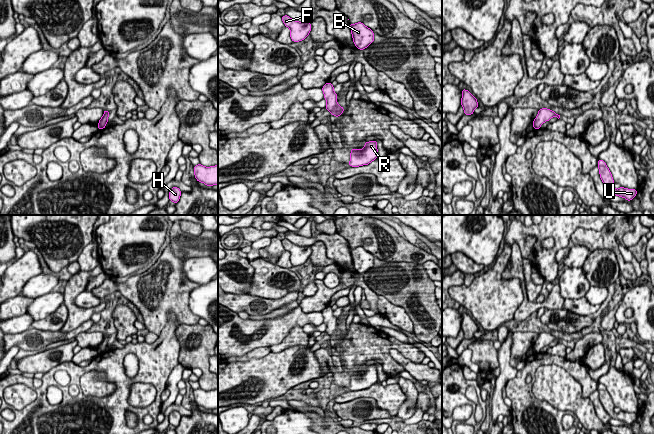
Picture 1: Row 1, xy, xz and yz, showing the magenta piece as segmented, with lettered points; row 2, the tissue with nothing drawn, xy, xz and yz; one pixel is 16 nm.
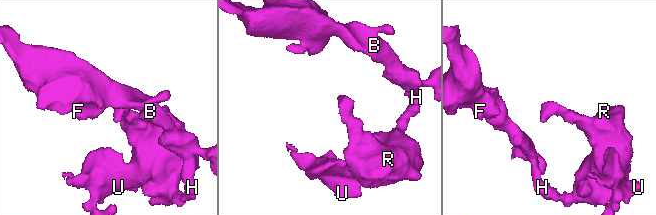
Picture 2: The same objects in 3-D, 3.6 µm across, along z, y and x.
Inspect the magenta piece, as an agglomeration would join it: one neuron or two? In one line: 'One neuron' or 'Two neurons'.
One neuron

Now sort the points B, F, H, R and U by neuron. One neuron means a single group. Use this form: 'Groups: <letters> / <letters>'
Groups: B F H R U

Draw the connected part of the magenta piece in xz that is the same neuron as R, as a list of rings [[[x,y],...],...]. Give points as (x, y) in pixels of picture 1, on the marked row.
[[[377,141],[365,142],[363,149],[352,149],[350,153],[351,167],[368,165],[378,157]]]

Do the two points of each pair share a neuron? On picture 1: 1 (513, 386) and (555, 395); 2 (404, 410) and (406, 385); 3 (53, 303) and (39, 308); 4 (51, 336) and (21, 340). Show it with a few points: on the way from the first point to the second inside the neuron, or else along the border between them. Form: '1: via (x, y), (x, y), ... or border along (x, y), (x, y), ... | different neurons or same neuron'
1: border along (537, 367), (532, 393), (550, 404) | different neurons
2: via (409, 404), (409, 391) | same neuron
3: via (50, 303), (42, 306) | same neuron
4: via (44, 338), (28, 340) | same neuron

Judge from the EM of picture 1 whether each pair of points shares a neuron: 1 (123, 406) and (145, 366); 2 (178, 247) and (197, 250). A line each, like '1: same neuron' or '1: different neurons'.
1: same neuron
2: same neuron

